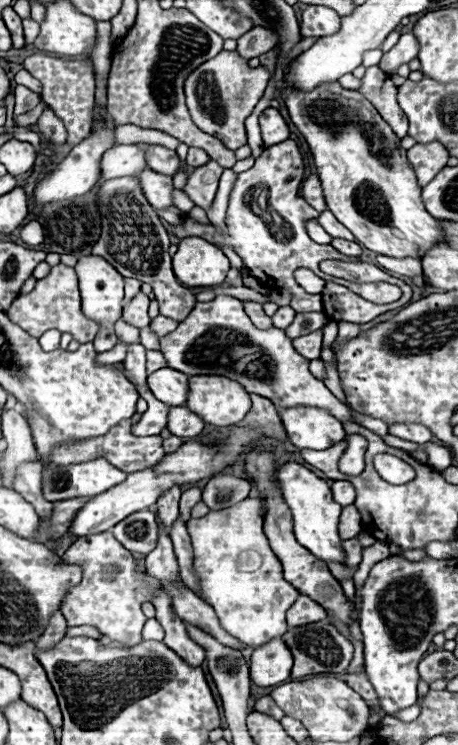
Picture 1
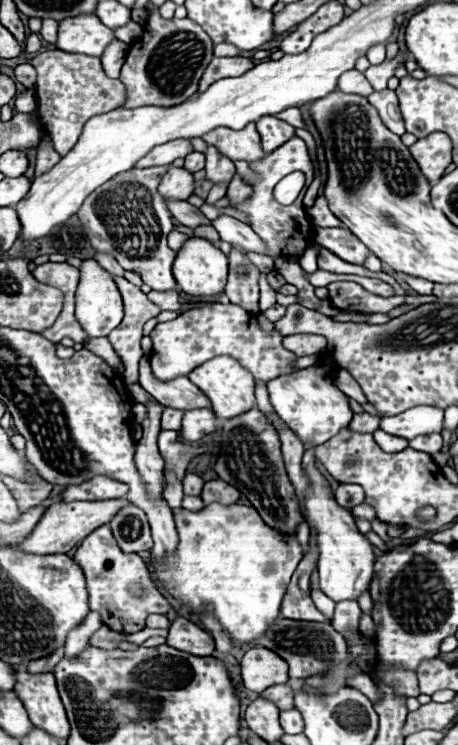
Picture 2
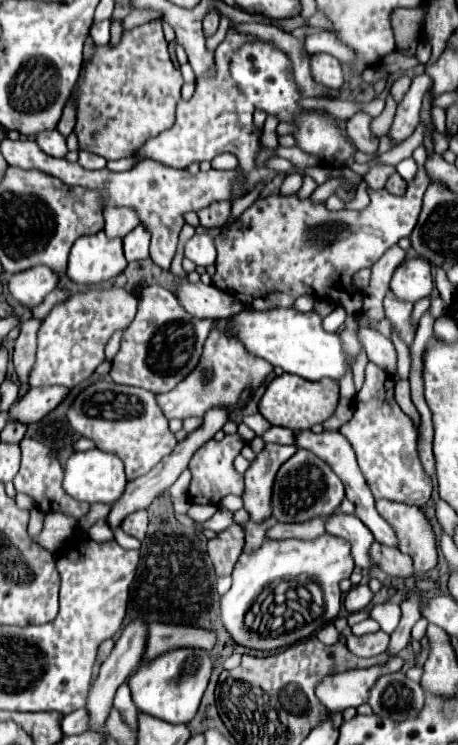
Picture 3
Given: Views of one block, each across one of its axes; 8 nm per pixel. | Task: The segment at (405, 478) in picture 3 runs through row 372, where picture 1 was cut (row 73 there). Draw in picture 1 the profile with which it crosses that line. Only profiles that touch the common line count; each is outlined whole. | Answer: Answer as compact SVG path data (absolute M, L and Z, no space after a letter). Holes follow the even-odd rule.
M370 66L362 78L360 92L376 106L380 116L390 124L394 134L398 138L404 138L408 132L408 118L404 112L400 112L400 106L396 104L396 86L390 80L386 72L382 72L378 66Z

